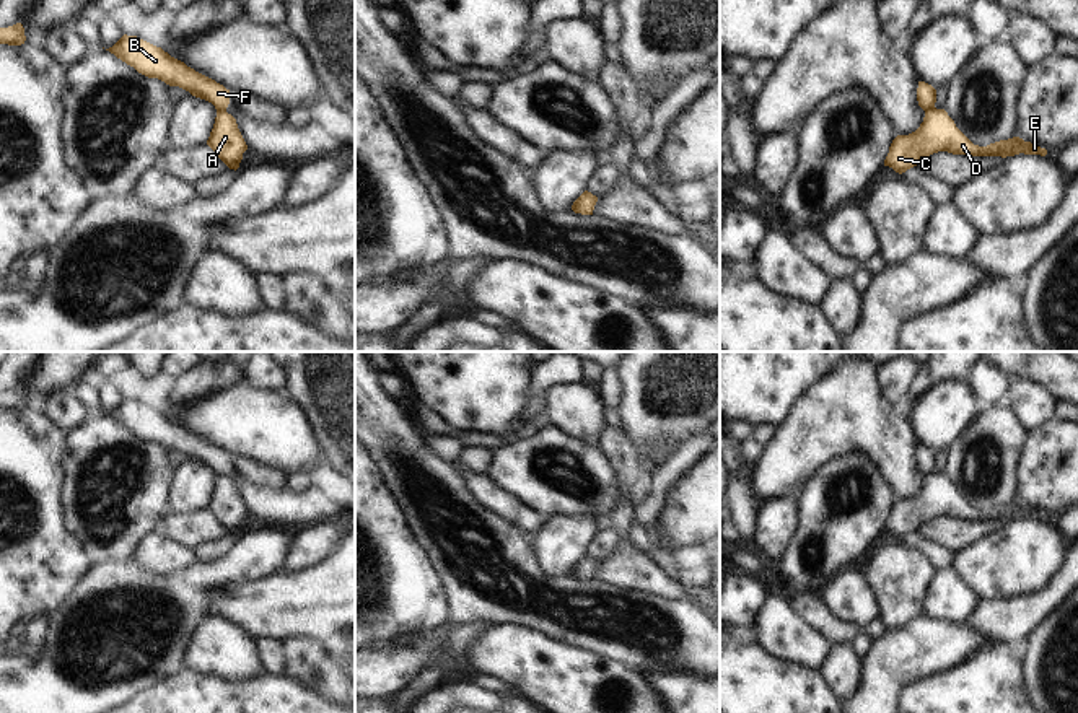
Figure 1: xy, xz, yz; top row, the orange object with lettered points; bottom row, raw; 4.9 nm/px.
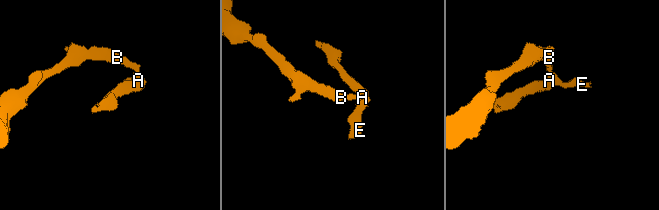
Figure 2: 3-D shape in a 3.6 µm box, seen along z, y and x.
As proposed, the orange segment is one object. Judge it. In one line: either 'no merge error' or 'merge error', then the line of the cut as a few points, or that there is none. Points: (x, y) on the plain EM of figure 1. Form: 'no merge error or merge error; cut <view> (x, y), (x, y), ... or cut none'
merge error; cut xy (217, 474), (225, 476)

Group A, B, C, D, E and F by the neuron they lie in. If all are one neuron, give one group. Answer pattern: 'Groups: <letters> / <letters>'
Groups: A C D E / B F

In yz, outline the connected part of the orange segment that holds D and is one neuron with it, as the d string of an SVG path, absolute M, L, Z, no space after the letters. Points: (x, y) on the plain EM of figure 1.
M935 470L925 477L920 492L909 500L897 500L884 524L884 531L892 532L902 539L907 534L920 529L922 524L933 518L948 516L953 519L967 521L1014 521L1041 519L1045 521L1047 514L1036 508L1024 506L1019 501L1000 505L987 511L974 510L954 488L944 474Z

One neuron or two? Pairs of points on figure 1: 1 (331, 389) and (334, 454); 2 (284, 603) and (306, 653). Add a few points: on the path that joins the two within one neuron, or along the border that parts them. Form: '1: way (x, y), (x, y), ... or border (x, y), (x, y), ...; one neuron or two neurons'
1: way (334, 406), (334, 438); one neuron
2: border (261, 638), (315, 638), (319, 643); two neurons

